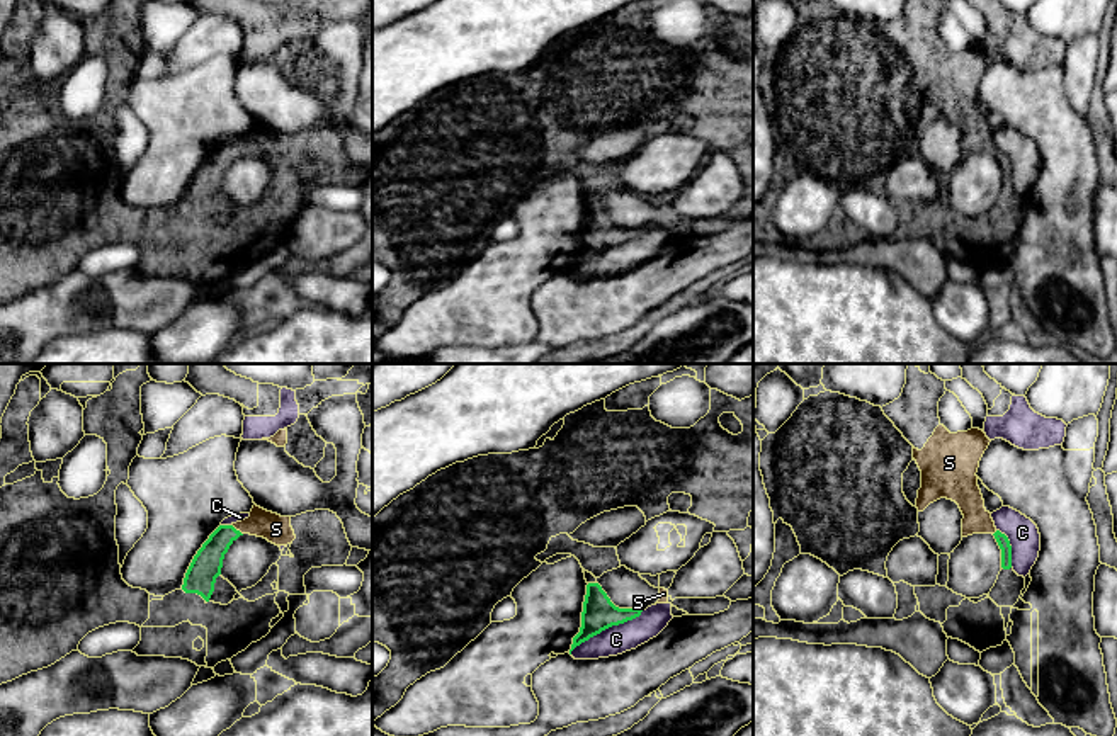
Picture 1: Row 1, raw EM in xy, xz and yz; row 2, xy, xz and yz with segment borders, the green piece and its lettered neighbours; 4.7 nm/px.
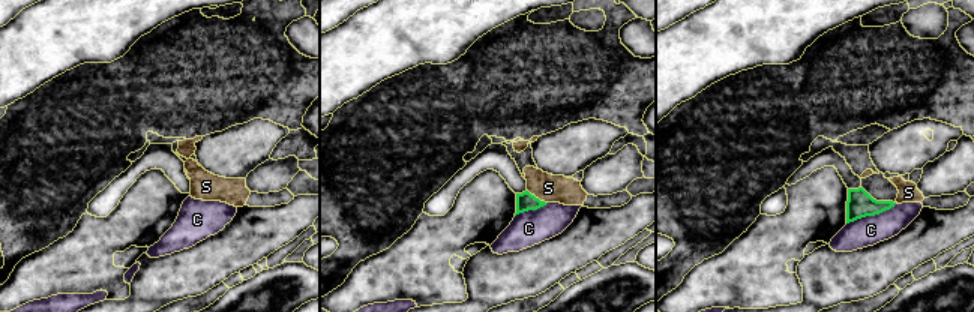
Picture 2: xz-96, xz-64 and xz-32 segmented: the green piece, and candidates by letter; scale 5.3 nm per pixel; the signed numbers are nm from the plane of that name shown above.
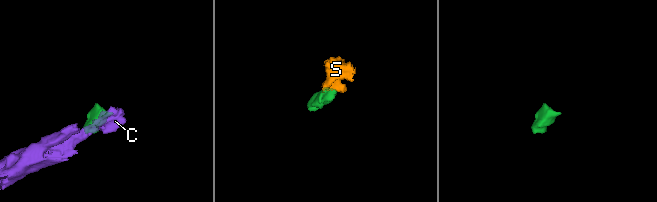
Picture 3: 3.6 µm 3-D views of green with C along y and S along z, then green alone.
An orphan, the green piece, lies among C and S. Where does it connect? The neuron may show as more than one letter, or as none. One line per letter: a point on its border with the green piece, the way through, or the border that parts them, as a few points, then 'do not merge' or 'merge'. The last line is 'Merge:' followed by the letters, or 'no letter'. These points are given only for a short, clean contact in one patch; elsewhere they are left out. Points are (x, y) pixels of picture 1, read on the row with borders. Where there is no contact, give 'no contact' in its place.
C: meets green in xz at (606, 628); border along xz (643, 611), (590, 636), (570, 653); do not merge
S: meets green in xy at (235, 529); runs through xy (206, 566), (211, 553), (235, 529), (276, 529); merge
Merge: S

